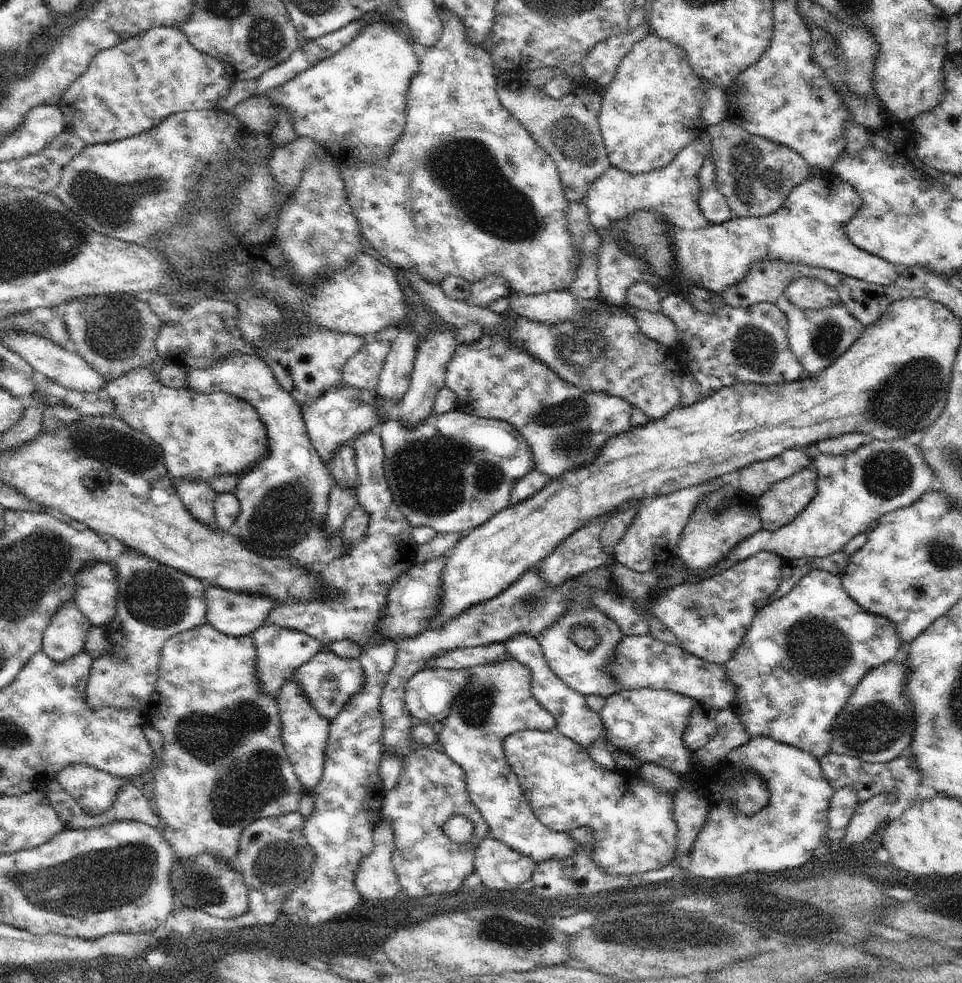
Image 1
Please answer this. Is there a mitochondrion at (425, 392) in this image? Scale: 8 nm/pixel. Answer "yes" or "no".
no

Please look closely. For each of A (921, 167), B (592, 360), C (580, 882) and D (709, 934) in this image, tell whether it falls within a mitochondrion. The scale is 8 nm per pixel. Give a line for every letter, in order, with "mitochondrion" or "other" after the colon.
A: other
B: mitochondrion
C: other
D: mitochondrion

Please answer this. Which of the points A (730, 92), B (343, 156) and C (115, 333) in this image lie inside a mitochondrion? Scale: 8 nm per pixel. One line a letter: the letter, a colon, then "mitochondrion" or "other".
A: other
B: other
C: mitochondrion

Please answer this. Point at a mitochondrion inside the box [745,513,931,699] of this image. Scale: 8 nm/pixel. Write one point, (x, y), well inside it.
(815, 646)

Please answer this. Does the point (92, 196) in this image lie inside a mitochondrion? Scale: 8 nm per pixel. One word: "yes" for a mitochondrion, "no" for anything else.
yes

